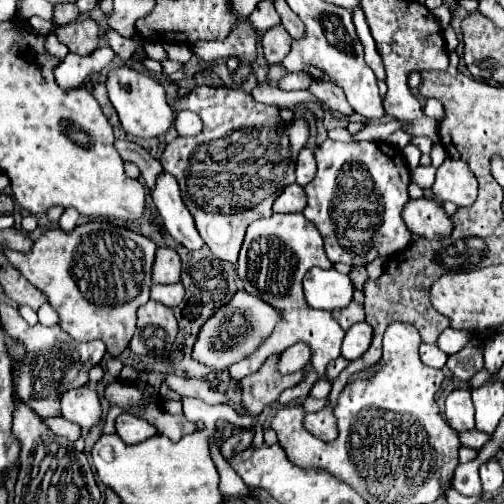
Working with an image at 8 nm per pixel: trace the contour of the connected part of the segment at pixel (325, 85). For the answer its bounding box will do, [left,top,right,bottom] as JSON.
[308,80,354,116]

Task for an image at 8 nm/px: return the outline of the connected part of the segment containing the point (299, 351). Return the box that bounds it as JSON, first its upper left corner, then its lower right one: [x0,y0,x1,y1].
[278,344,310,374]

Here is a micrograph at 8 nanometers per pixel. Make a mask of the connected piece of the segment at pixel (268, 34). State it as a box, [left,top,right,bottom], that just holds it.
[262,24,292,64]

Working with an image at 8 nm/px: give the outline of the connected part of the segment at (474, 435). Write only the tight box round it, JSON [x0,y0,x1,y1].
[460,430,492,450]

